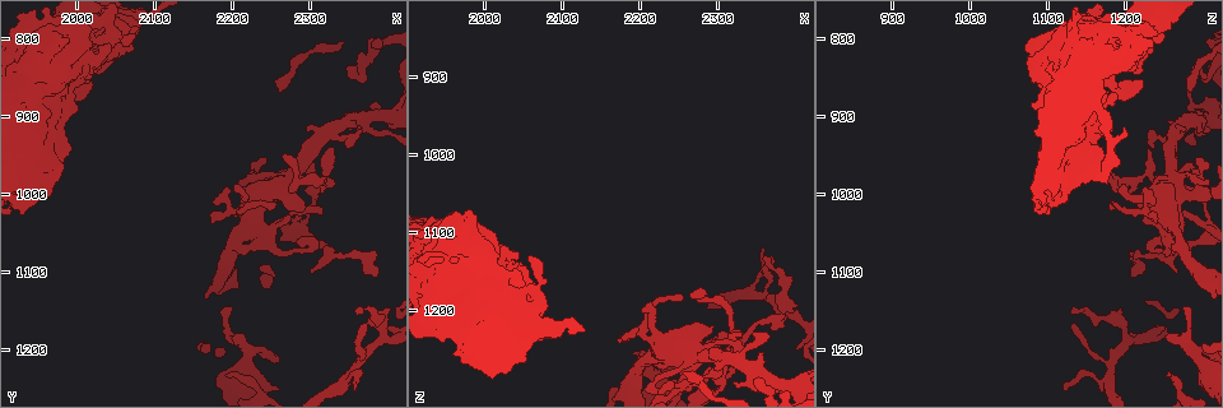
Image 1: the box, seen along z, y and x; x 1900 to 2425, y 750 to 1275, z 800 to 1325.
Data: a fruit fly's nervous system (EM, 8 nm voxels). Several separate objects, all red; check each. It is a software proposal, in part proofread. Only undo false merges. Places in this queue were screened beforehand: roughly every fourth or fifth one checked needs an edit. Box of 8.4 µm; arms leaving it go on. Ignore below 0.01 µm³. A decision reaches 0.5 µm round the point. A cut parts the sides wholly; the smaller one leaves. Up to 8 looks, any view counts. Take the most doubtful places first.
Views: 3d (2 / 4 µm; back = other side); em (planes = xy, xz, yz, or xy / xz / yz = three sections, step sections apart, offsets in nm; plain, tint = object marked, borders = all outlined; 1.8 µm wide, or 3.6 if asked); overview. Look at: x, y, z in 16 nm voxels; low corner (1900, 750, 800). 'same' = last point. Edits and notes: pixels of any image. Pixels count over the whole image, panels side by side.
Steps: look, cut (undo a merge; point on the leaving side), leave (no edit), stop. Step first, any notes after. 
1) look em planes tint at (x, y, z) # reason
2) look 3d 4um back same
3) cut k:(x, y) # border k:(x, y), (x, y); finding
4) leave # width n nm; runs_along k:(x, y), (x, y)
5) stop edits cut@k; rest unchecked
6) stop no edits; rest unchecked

look 3d 4um at (2265, 1075, 1250) # sharp bend

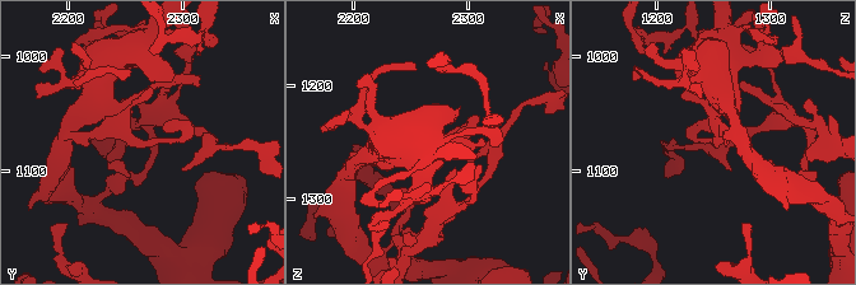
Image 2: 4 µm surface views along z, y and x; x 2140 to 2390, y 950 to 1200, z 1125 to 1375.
look em xy step 4 tint at (2260, 1070, 1252) # arm_widths 170, 400 nm; need the tissue

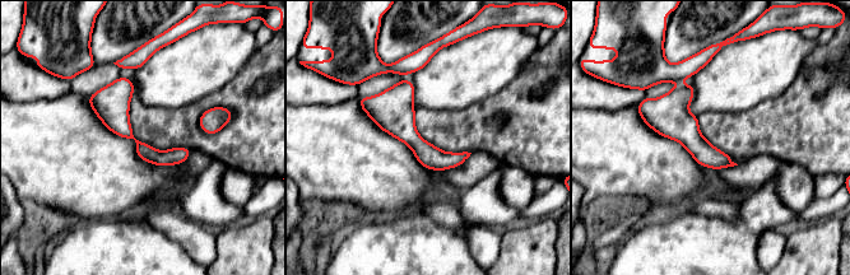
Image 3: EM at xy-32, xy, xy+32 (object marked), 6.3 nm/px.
look em planes borders same # cut it another way

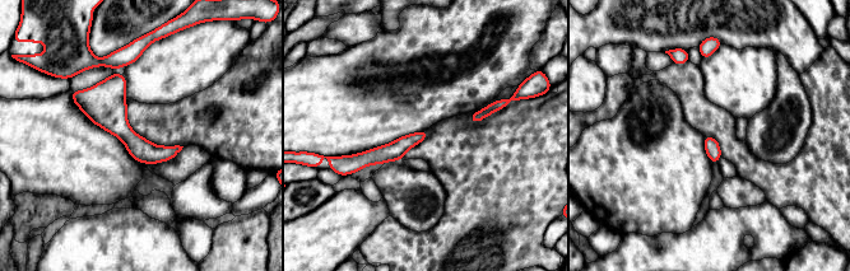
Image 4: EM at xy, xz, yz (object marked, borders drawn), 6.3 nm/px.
leave # runs_along 4:(75, 97), (142, 150), (176, 149); one neuron here

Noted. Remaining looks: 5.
look 3d 4um at (2365, 905, 1295) # three-way junction

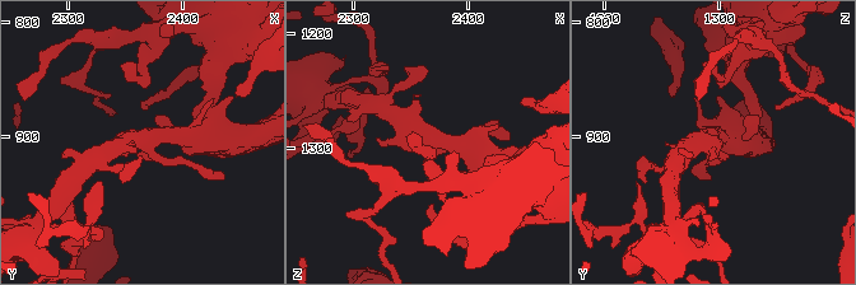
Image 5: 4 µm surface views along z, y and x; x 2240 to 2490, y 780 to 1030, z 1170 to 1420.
look em xz step 8 tint at (2368, 904, 1290) # need the tissue

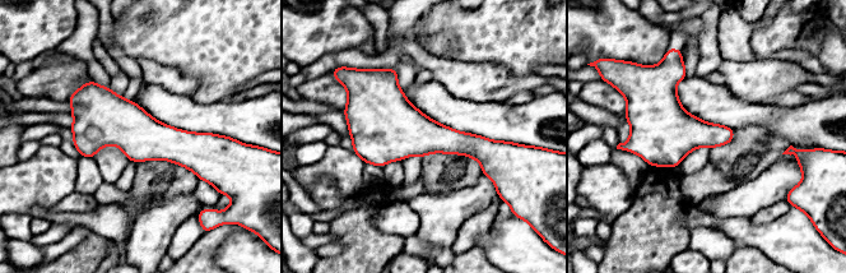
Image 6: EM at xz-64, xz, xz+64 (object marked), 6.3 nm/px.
look em planes tint same # cut it another way

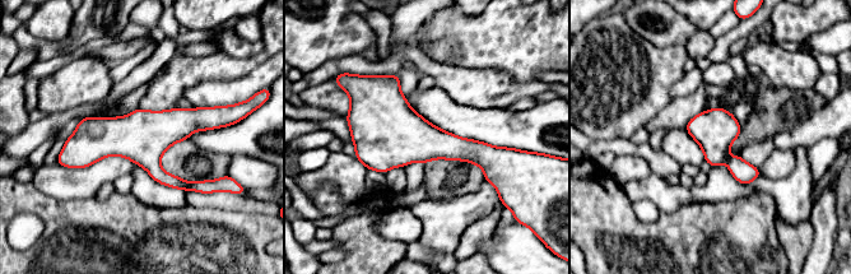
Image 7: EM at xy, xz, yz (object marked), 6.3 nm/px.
leave # runs_along 7:(215, 120), (98, 136), (66, 153); all the same neuron

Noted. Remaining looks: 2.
look em 3.6um planes borders at (2290, 965, 1260) # calibre changes

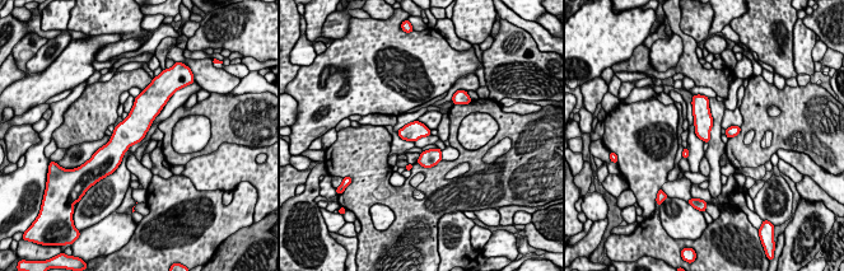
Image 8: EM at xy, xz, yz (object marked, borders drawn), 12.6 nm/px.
leave # runs_along 8:(144, 98), (113, 162); one neuron here

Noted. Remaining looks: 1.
stop no edits; rest unchecked

